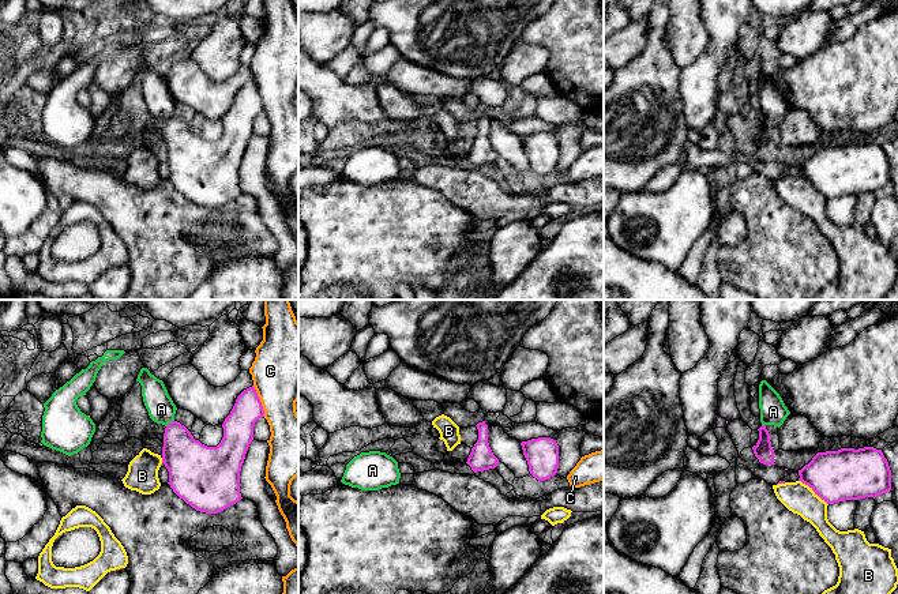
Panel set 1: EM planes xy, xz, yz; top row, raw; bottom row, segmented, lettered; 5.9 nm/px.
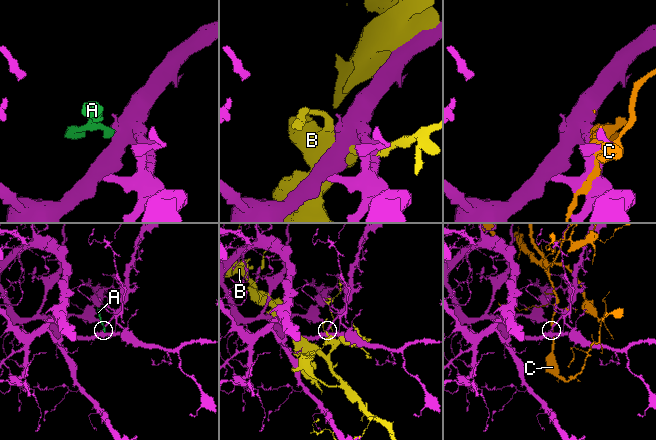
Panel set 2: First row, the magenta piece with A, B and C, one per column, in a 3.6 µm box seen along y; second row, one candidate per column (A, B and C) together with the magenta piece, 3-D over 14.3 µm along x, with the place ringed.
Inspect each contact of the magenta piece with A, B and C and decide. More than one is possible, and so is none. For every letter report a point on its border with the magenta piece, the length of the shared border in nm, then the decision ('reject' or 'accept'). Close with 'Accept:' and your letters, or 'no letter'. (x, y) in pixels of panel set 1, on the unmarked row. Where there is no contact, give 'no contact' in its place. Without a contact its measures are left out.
A: xy (171, 117) | 70 nm | reject
B: yz (814, 185) | 220 nm | reject
C: xy (259, 96) | 200 nm | reject
Accept: no letter

